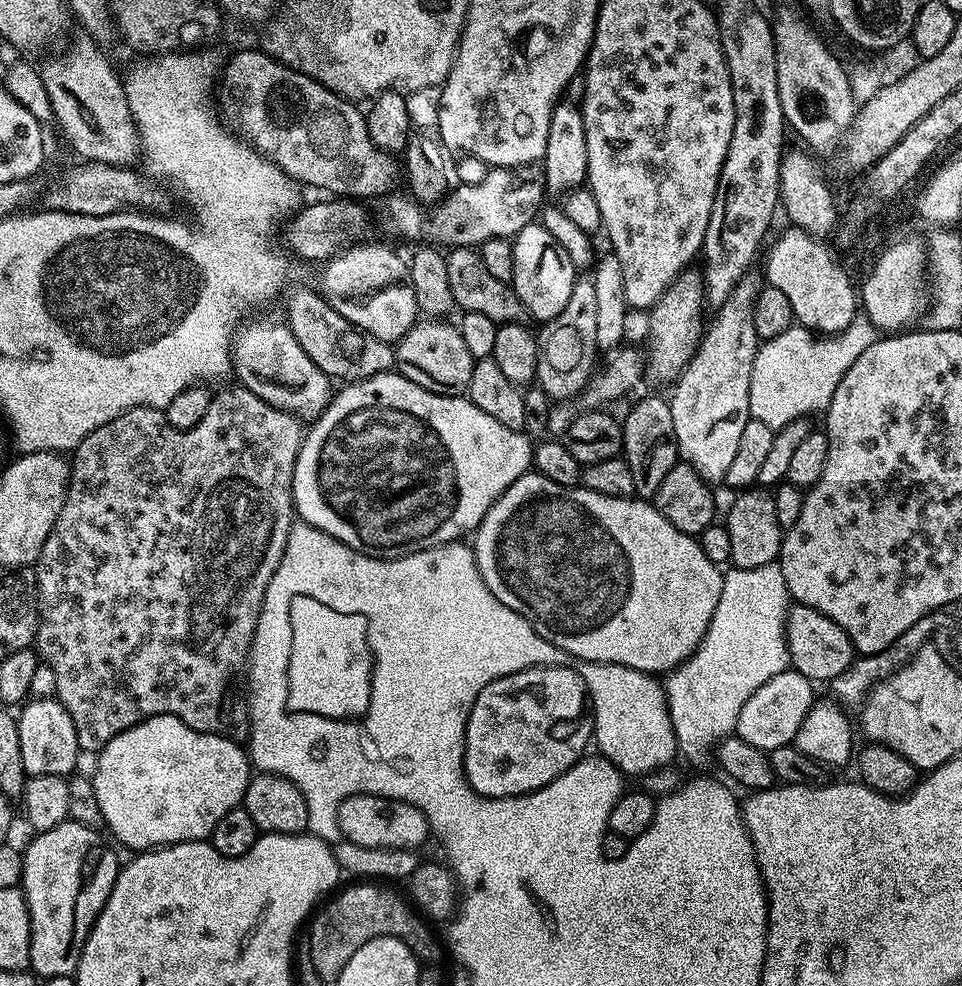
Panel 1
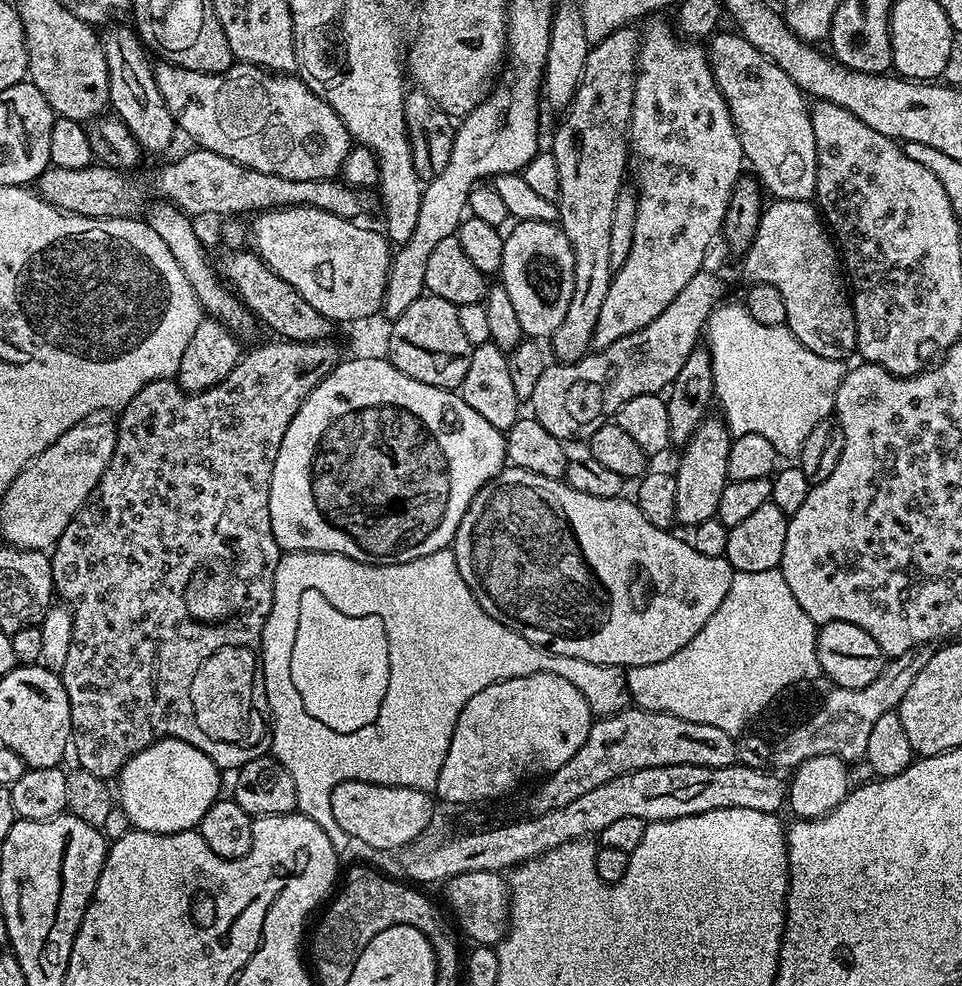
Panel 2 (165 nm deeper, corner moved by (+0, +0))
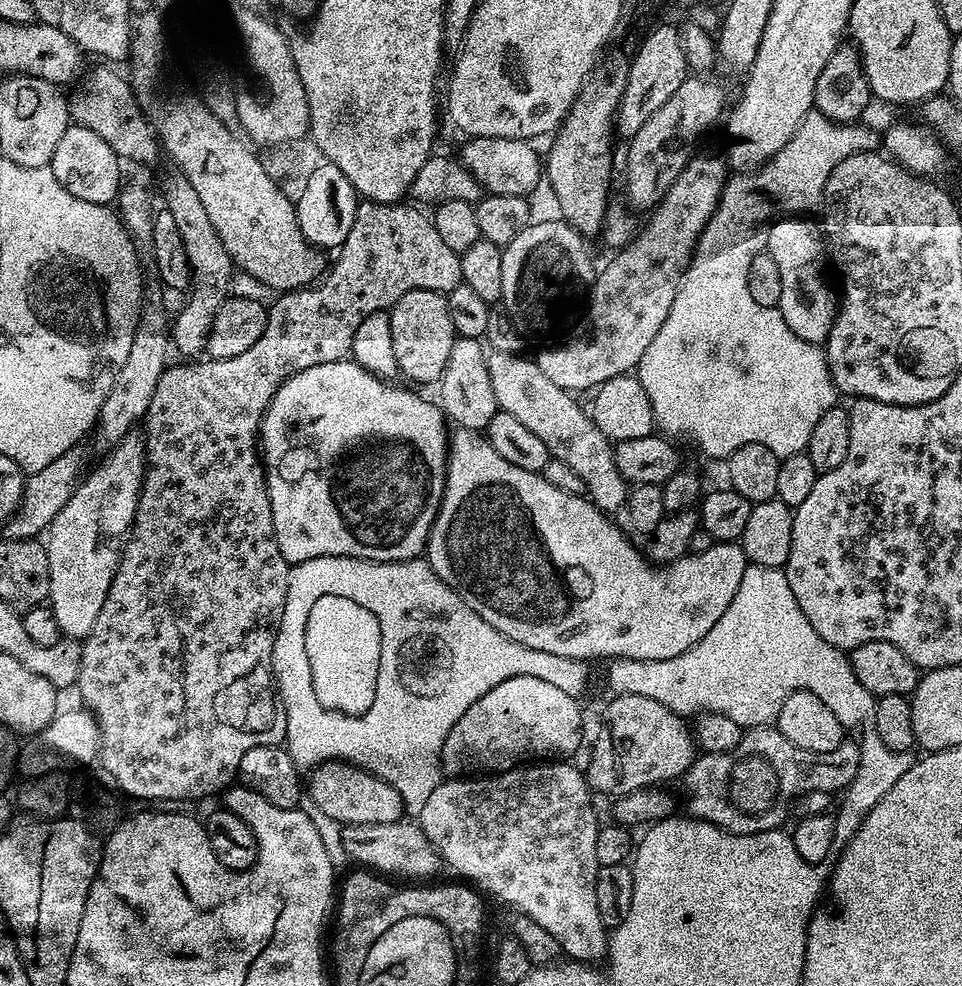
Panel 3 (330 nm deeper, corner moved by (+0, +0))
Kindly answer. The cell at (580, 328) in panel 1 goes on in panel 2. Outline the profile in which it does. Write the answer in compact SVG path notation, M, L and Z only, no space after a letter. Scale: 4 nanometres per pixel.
M627 26L624 28L619 28L618 30L614 30L609 36L606 38L602 38L602 42L598 42L597 44L591 45L591 48L589 50L588 57L586 58L586 64L585 64L585 70L582 72L582 78L581 81L578 82L578 88L576 90L576 93L574 94L573 100L570 102L568 107L563 109L562 116L564 116L562 122L559 124L555 134L554 138L552 140L552 145L550 145L550 151L552 153L552 156L555 158L556 163L558 164L558 176L559 176L559 198L557 200L557 208L560 209L560 218L558 221L559 227L562 228L563 232L567 236L567 240L570 242L571 249L574 250L574 294L571 295L571 300L570 300L570 305L569 309L566 312L566 317L563 318L561 326L558 326L558 330L555 331L555 334L550 337L550 344L552 344L552 350L555 354L554 358L559 362L559 363L569 363L569 362L576 362L579 359L583 358L586 354L589 353L589 350L591 349L592 346L592 338L593 338L593 332L596 329L597 326L597 320L598 320L598 315L599 311L602 310L602 303L606 300L606 295L607 291L610 286L610 282L612 281L612 277L614 275L614 270L610 266L610 231L611 231L611 213L614 211L614 202L617 201L617 194L623 185L623 178L624 178L624 172L626 176L626 171L628 168L628 161L630 158L630 149L628 147L628 130L629 130L629 122L632 120L632 103L634 102L634 86L636 85L636 73L638 71L637 66L636 66L636 55L639 54L640 52L640 37L641 33L639 31L635 32L635 27L632 26Z

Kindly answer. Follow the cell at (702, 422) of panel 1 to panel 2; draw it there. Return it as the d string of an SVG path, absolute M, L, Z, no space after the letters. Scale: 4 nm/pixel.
M705 418L694 430L687 444L683 445L680 461L674 467L676 485L678 486L676 498L676 524L694 526L698 522L706 522L715 517L718 502L722 498L722 490L728 485L728 455L733 437L730 435L728 425L723 419Z

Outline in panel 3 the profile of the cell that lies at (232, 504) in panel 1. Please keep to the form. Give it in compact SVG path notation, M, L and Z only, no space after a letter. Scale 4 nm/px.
M361 202L354 214L354 226L350 226L350 234L346 242L335 253L336 261L333 264L331 261L330 267L319 282L306 288L296 288L293 292L279 293L275 297L276 301L267 305L266 330L262 330L262 338L258 338L258 342L254 342L250 350L238 354L238 358L225 360L204 358L199 362L173 363L164 369L162 378L158 378L158 386L154 386L154 398L150 398L150 406L142 421L146 467L144 481L140 487L136 517L130 535L123 541L120 565L116 567L116 573L110 582L106 602L98 614L98 622L94 622L94 630L90 630L90 634L82 641L80 669L74 685L75 691L80 691L79 703L91 712L96 725L100 728L99 767L108 772L110 778L114 778L116 787L125 797L133 796L136 800L204 800L207 796L219 797L237 779L242 758L249 750L254 750L254 746L274 746L285 743L288 735L286 710L276 690L276 673L272 671L272 655L282 614L286 610L290 565L286 558L282 558L282 550L278 550L278 542L274 534L266 465L262 459L260 426L280 384L302 370L310 370L310 366L322 366L326 362L345 359L351 353L354 334L358 334L358 326L362 326L366 318L370 318L370 314L391 309L392 305L398 302L398 298L402 298L410 290L430 290L447 294L453 292L462 283L461 253L450 250L450 246L442 242L442 237L436 229L435 219L429 213L427 216L426 213L419 212L411 206L416 207L408 202L398 204Z

